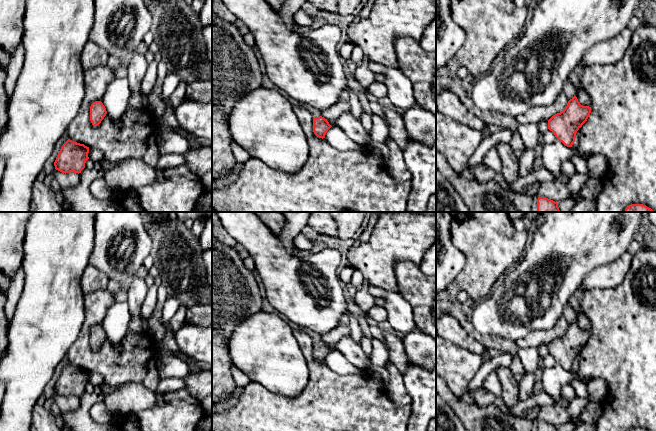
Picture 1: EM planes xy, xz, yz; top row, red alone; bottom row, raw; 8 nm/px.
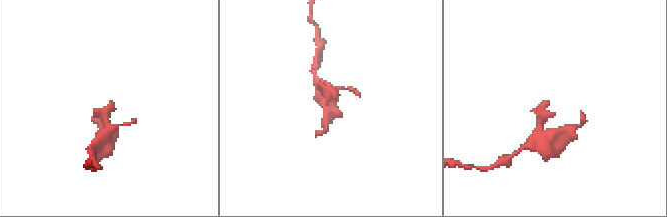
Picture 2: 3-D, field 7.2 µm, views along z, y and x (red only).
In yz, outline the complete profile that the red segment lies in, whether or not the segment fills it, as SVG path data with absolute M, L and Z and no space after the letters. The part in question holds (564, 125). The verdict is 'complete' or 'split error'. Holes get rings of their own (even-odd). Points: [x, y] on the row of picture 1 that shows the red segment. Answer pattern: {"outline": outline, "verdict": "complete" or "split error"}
{"outline": "M574 96L563 111L548 120L548 129L553 132L557 140L567 147L572 147L577 131L587 121L590 113L591 107L581 105Z", "verdict": "complete"}

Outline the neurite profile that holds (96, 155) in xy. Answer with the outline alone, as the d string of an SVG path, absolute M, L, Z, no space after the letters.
M89 148L88 157L90 160L96 162L101 161L104 158L104 154L97 148Z

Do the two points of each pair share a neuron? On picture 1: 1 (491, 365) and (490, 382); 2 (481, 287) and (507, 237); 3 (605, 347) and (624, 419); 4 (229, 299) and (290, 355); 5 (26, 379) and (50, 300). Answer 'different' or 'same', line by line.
1: different
2: same
3: same
4: different
5: same

